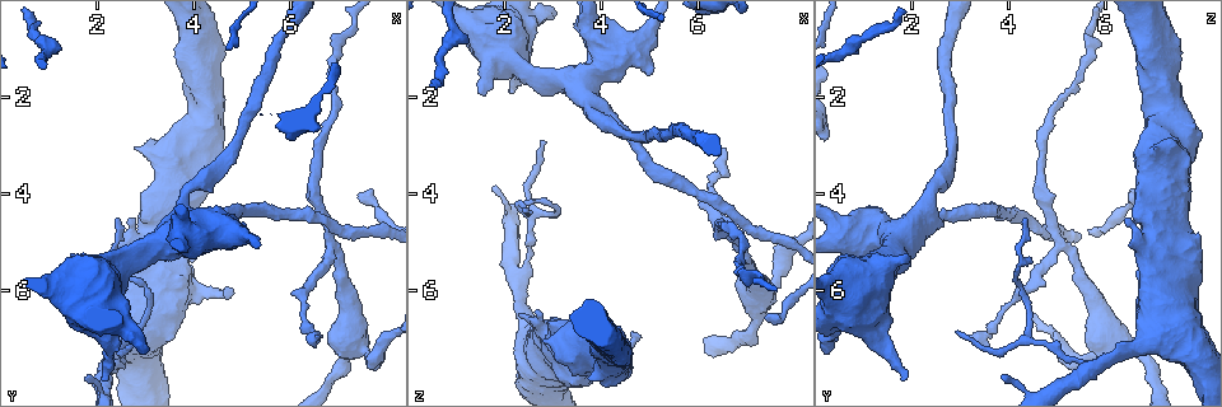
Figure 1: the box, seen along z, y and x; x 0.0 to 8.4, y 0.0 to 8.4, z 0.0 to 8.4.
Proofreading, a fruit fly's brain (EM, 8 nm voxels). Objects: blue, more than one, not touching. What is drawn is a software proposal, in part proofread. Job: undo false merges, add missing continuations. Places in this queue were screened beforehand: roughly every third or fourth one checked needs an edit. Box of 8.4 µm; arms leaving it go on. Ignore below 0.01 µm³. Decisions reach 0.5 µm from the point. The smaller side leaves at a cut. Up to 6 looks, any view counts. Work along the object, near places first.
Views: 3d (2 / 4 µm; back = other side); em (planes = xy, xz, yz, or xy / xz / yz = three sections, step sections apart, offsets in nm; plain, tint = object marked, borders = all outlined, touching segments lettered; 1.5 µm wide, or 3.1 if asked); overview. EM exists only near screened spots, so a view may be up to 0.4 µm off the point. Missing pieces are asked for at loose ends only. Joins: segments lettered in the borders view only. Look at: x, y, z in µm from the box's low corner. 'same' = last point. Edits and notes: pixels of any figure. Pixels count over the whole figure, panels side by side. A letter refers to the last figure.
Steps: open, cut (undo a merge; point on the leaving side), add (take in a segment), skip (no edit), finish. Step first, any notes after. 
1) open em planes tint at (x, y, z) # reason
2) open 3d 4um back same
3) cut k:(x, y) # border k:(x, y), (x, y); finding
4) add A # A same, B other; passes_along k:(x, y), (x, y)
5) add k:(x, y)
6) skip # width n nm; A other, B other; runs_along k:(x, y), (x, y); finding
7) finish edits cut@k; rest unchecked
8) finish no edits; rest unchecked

open 3d 4um at (2.80, 6.85, 2.90) # branch stops here

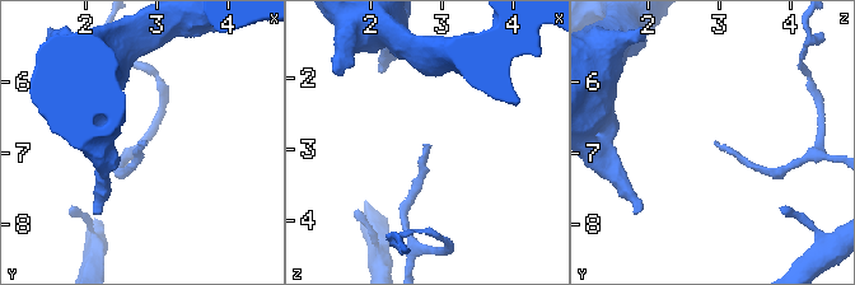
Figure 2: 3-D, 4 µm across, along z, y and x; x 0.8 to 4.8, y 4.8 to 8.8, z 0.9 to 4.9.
open em planes tint at (2.80, 6.85, 2.90) # need the tissue

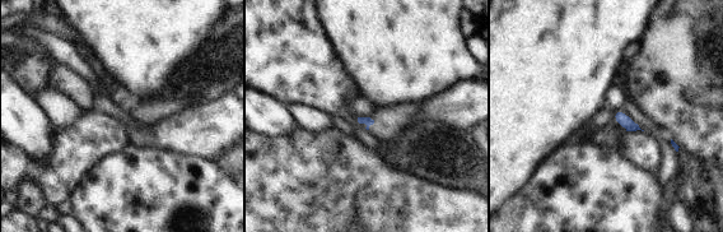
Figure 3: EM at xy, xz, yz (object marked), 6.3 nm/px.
open em planes borders same

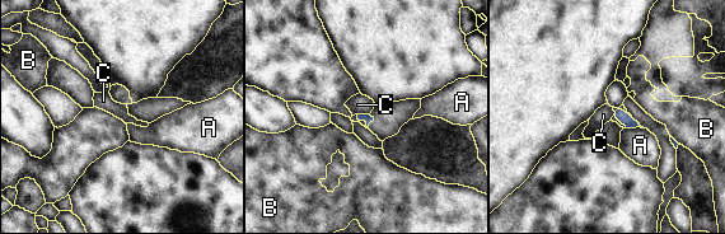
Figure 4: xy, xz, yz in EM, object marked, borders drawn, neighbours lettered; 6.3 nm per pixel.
skip # width 70 nm; longest_contact A 110 nm; A other, B other, C other; no lettered segment goes on from it

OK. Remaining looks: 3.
open 3d 4um at (2.30, 7.55, 5.75) # narrows sharply

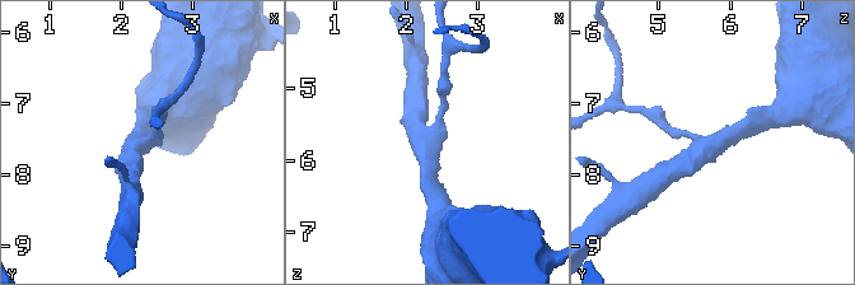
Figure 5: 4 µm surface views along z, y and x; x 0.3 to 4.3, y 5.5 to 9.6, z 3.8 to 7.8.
open em xz step 4 tint at (2.25, 7.55, 5.75) # arms 3

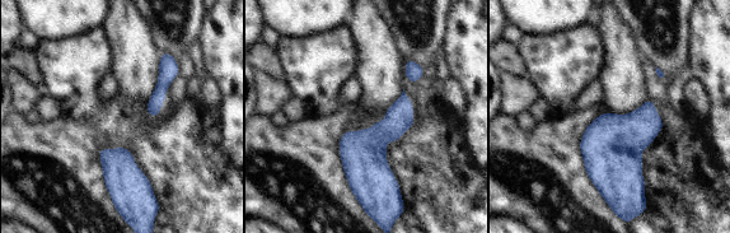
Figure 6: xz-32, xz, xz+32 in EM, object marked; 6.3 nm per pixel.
open em planes borders same # cut it another way

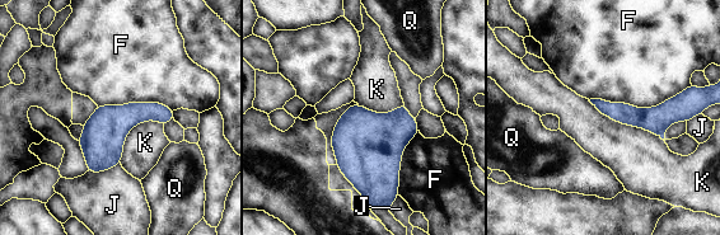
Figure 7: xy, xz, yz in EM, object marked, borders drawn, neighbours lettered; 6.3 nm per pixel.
skip # F other, J other, K other, Q other; runs_along 7:(709, 100), (663, 116), (595, 102); all the same neuron

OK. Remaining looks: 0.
finish no edits; rest unchecked

